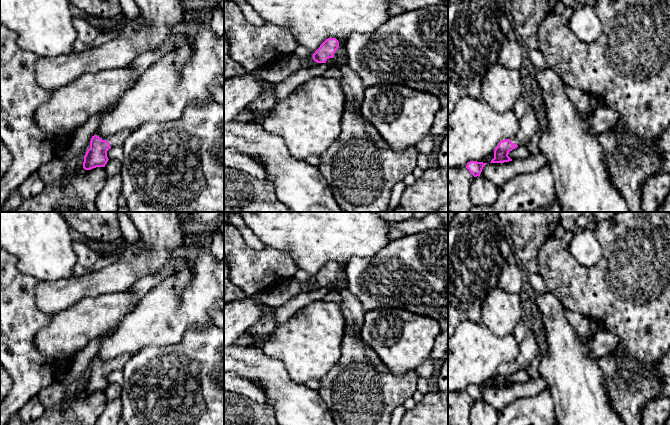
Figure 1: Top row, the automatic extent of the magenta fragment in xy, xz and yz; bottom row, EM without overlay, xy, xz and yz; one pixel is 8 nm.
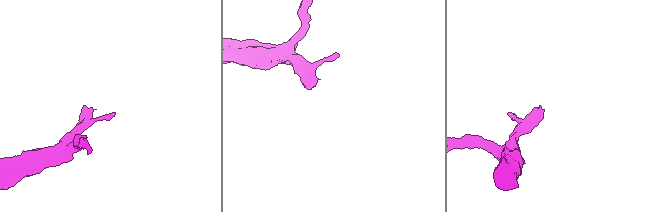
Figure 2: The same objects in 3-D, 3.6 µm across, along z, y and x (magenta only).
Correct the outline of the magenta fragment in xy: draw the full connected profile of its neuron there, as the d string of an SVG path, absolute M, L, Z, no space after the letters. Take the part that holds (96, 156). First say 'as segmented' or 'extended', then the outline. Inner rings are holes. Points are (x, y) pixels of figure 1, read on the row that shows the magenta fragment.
extended | M123 130L108 138L100 138L95 132L90 141L90 148L84 156L83 168L91 170L96 167L105 167L109 160L107 151L112 147L122 146L132 131L134 130Z

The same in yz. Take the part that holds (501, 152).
extended | M527 106L525 115L520 119L519 132L514 137L499 142L498 146L494 150L494 158L490 163L512 161L508 156L509 152L518 146L528 145L539 129L539 122L534 109L531 106Z

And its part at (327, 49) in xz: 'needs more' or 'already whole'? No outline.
needs more

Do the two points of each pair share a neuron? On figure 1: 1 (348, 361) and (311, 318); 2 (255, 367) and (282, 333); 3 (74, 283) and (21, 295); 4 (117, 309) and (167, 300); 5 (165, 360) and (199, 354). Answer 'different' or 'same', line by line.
1: different
2: different
3: different
4: different
5: same

